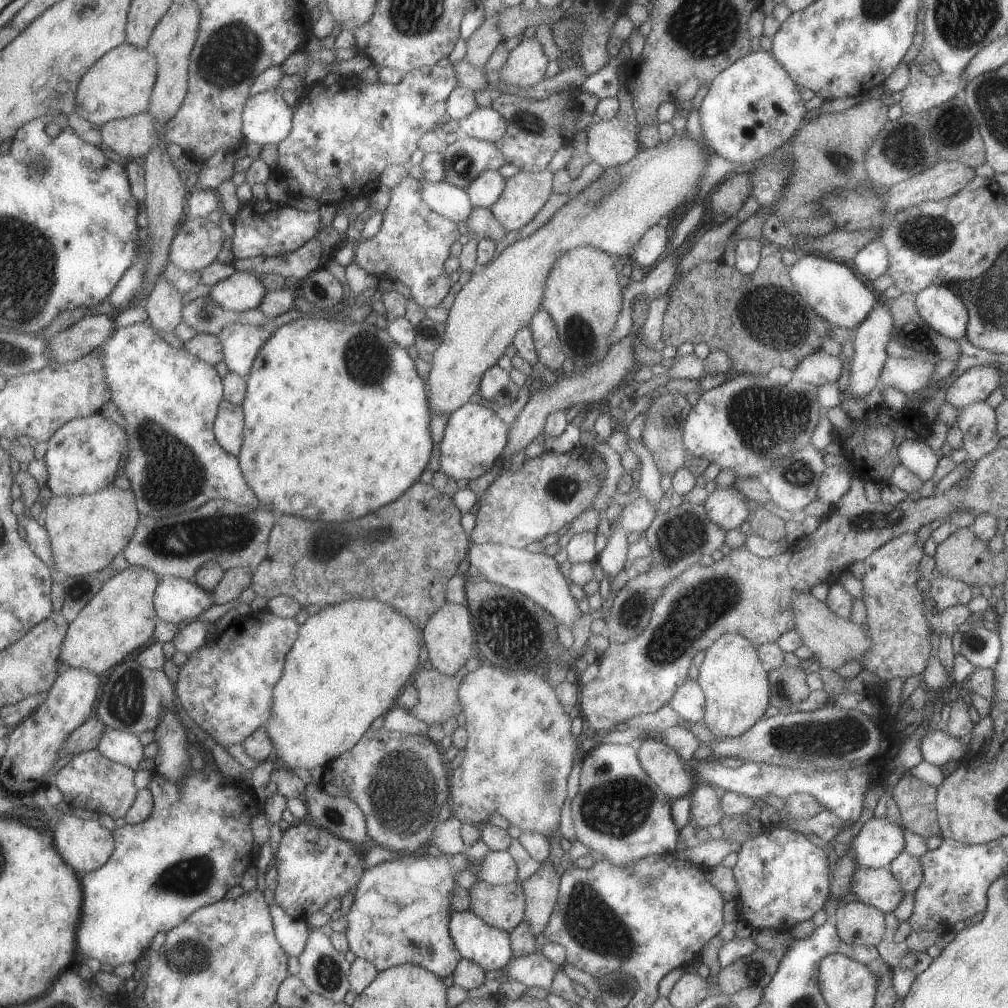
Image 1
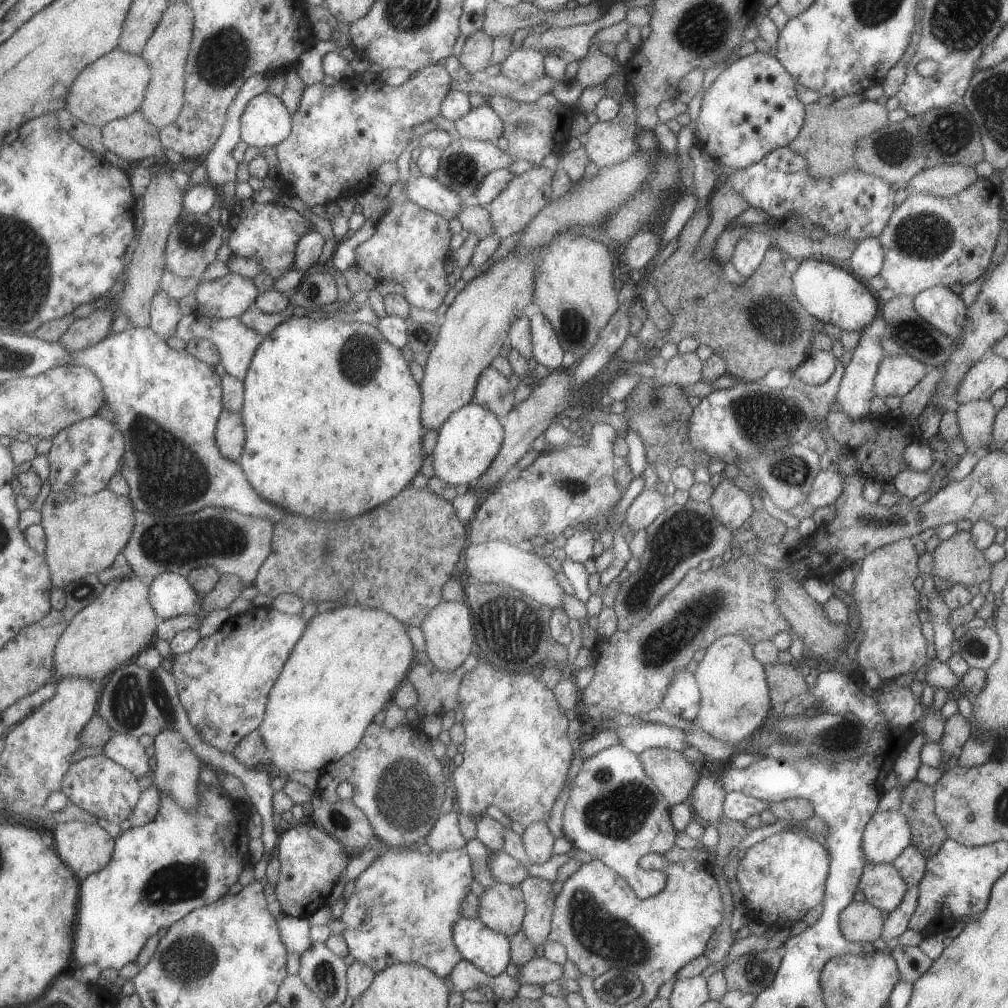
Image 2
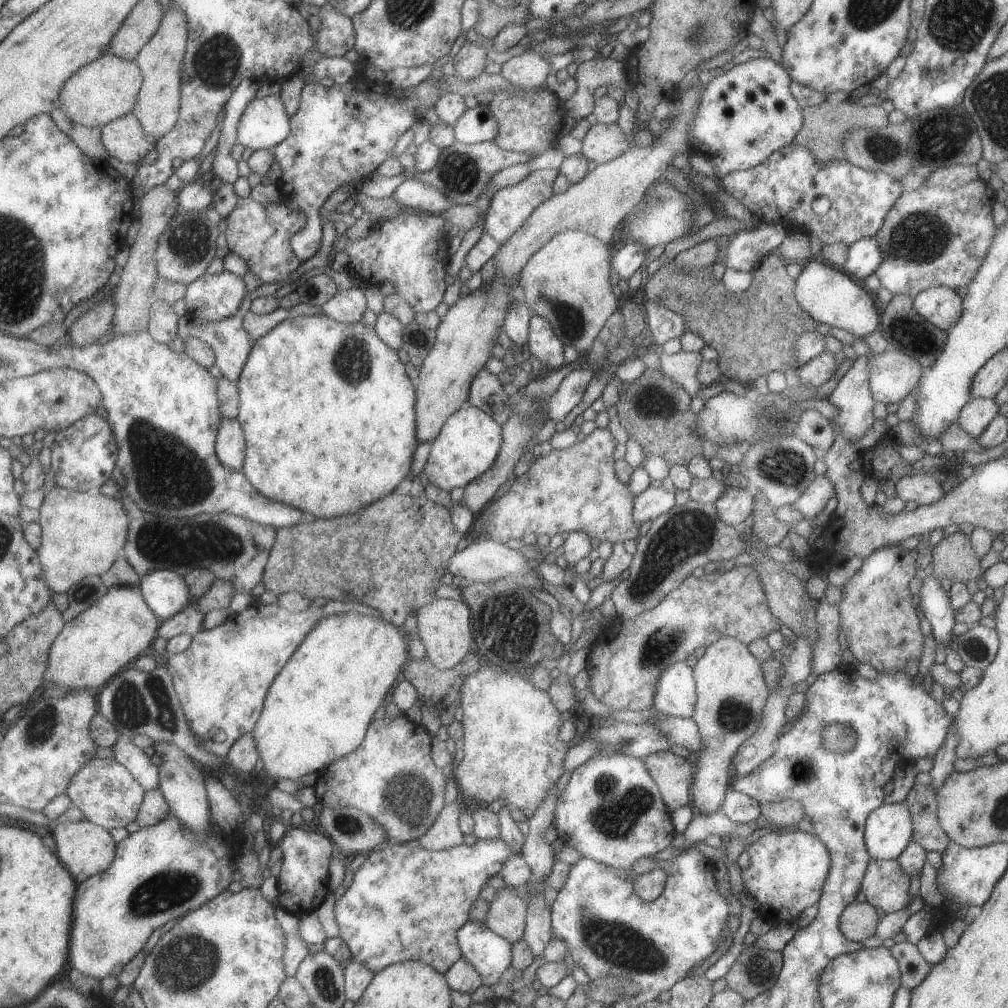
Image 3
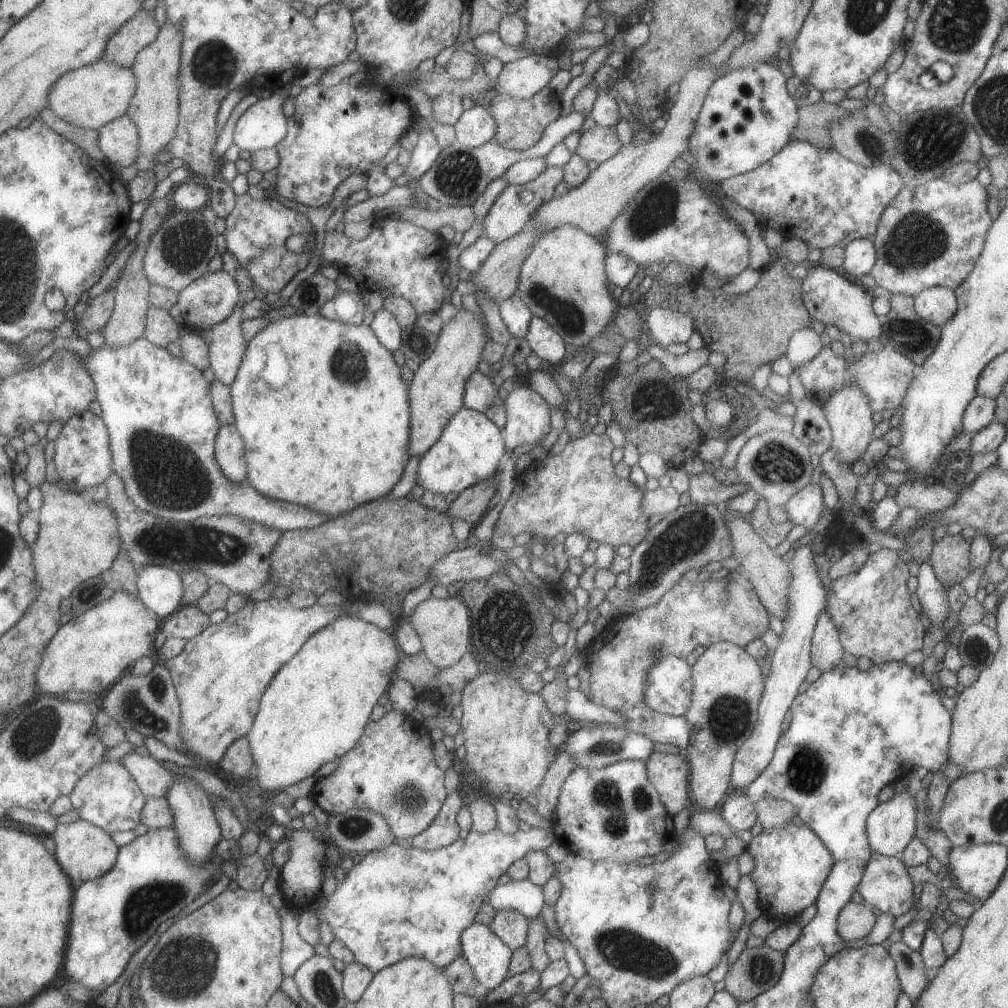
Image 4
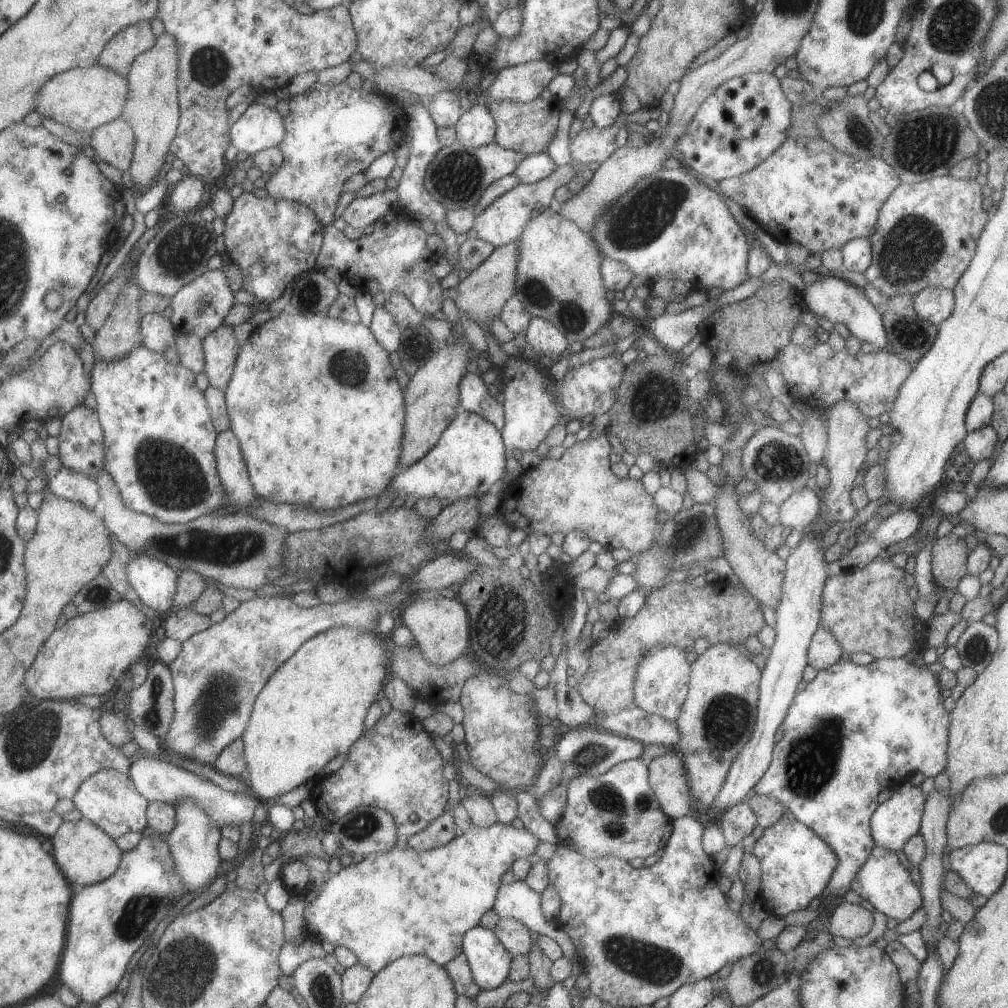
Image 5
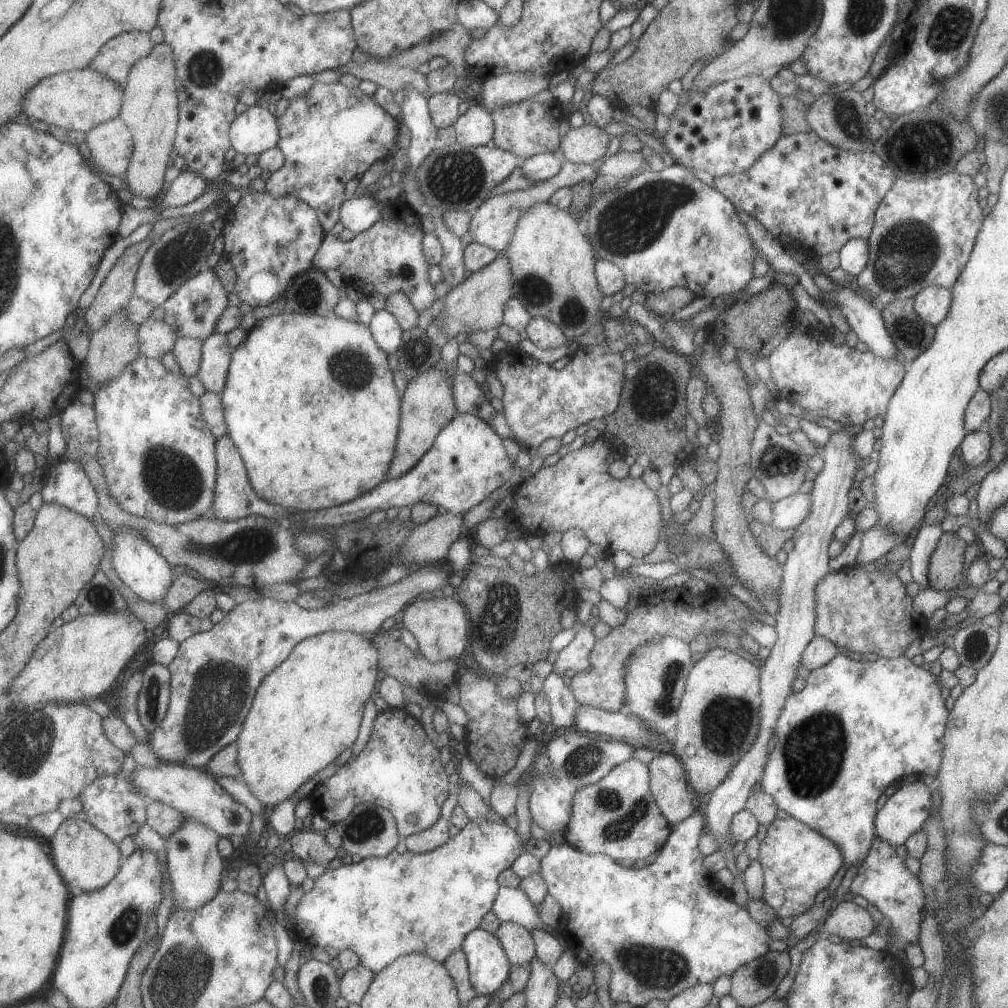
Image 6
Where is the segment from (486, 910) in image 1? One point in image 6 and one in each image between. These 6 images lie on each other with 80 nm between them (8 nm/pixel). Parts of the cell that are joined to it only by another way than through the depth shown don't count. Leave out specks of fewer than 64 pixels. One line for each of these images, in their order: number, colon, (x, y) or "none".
2: (501, 908)
3: (506, 916)
4: (509, 925)
5: (514, 936)
6: (517, 942)

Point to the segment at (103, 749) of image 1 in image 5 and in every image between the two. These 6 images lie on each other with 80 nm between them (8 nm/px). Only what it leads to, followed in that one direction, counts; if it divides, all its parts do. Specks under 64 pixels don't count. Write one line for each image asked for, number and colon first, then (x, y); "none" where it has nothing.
2: (126, 751)
3: (126, 754)
4: (152, 779)
5: (156, 780)

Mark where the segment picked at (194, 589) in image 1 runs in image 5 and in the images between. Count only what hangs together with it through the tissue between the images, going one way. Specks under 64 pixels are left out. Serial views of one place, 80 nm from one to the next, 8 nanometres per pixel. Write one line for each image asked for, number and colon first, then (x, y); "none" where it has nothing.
2: (169, 595)
3: (164, 592)
4: (161, 590)
5: (154, 582)

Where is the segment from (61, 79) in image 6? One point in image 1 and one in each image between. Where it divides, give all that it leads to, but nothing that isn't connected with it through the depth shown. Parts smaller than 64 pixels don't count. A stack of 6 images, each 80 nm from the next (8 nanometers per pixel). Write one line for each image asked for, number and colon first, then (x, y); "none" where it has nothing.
1: (118, 85)
2: (109, 88)
3: (104, 90)
4: (88, 97)
5: (83, 98)

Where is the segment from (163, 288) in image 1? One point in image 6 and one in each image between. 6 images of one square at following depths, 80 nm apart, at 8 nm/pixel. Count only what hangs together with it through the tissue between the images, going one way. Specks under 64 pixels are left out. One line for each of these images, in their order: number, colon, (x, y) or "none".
2: (164, 313)
3: (162, 323)
4: (160, 328)
5: (157, 332)
6: (155, 337)

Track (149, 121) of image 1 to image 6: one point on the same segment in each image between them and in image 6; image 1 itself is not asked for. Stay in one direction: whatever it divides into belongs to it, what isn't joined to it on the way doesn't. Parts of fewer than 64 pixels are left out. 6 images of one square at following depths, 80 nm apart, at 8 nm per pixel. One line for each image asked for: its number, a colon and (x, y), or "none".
2: (130, 138)
3: (122, 139)
4: (118, 140)
5: (113, 142)
6: (110, 143)

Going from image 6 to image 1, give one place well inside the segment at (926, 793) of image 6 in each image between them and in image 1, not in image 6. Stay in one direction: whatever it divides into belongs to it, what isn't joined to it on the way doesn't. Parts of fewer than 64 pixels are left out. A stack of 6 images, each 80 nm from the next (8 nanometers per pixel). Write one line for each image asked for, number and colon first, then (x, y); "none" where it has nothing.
1: (878, 842)
2: (886, 835)
3: (888, 830)
4: (890, 826)
5: (894, 821)

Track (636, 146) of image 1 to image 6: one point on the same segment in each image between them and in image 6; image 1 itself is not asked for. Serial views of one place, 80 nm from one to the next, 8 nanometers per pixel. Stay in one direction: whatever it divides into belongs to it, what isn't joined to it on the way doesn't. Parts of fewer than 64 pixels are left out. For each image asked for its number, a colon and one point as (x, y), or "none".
2: (606, 143)
3: (602, 142)
4: (598, 143)
5: (595, 144)
6: (585, 144)

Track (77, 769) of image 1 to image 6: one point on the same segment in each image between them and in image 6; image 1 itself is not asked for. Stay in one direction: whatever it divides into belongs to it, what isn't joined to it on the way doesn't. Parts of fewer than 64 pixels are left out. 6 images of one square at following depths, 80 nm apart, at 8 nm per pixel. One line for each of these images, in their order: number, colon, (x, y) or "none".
2: (107, 791)
3: (108, 796)
4: (106, 795)
5: (108, 799)
6: (111, 804)

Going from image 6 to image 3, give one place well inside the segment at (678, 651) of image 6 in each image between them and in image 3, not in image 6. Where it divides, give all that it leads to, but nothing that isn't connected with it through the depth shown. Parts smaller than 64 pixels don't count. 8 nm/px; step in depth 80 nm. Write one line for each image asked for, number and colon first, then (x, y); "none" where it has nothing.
3: (675, 695)
4: (668, 686)
5: (661, 680)

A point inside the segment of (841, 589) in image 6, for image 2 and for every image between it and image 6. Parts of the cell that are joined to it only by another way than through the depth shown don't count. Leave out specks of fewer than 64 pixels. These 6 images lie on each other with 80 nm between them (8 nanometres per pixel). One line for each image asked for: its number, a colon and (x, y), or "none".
2: (889, 617)
3: (881, 627)
4: (871, 609)
5: (868, 610)

